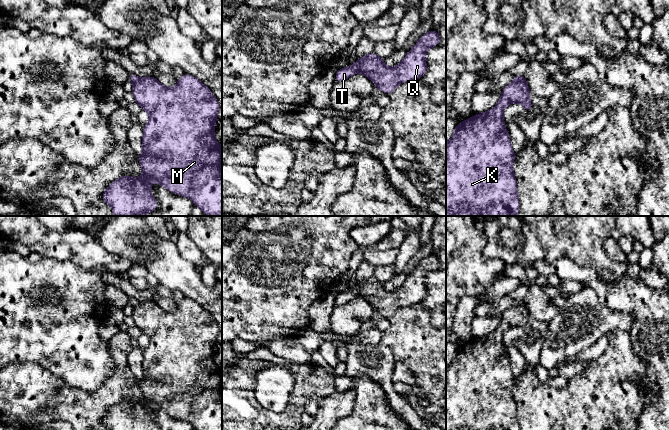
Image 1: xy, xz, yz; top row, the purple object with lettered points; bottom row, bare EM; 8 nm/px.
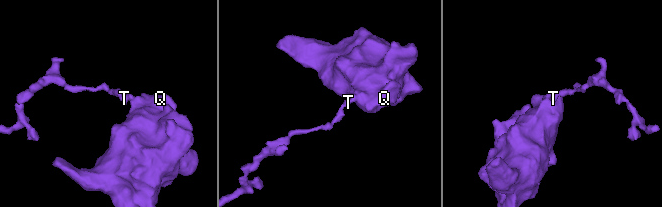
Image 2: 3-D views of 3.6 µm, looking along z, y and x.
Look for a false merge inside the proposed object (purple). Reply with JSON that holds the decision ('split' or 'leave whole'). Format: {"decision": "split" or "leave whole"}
{"decision": "split"}

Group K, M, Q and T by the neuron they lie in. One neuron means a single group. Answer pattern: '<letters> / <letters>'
K M Q / T

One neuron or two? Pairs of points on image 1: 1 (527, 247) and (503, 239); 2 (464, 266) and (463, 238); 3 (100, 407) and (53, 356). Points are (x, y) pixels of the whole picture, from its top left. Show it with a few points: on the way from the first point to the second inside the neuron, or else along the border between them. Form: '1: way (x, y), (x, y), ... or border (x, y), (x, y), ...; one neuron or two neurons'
1: way (521, 246), (509, 239); one neuron
2: way (466, 259), (468, 245); one neuron
3: border (61, 380), (89, 391), (95, 391), (105, 381); two neurons

